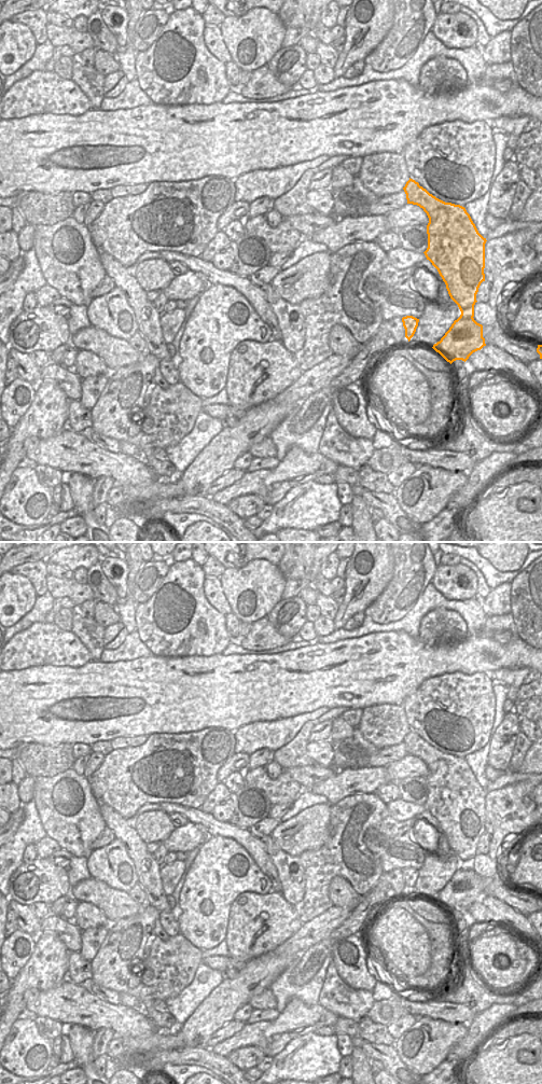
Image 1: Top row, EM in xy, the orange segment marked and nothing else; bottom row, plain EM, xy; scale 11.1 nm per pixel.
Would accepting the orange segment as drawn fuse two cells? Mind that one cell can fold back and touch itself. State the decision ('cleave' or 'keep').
cleave

